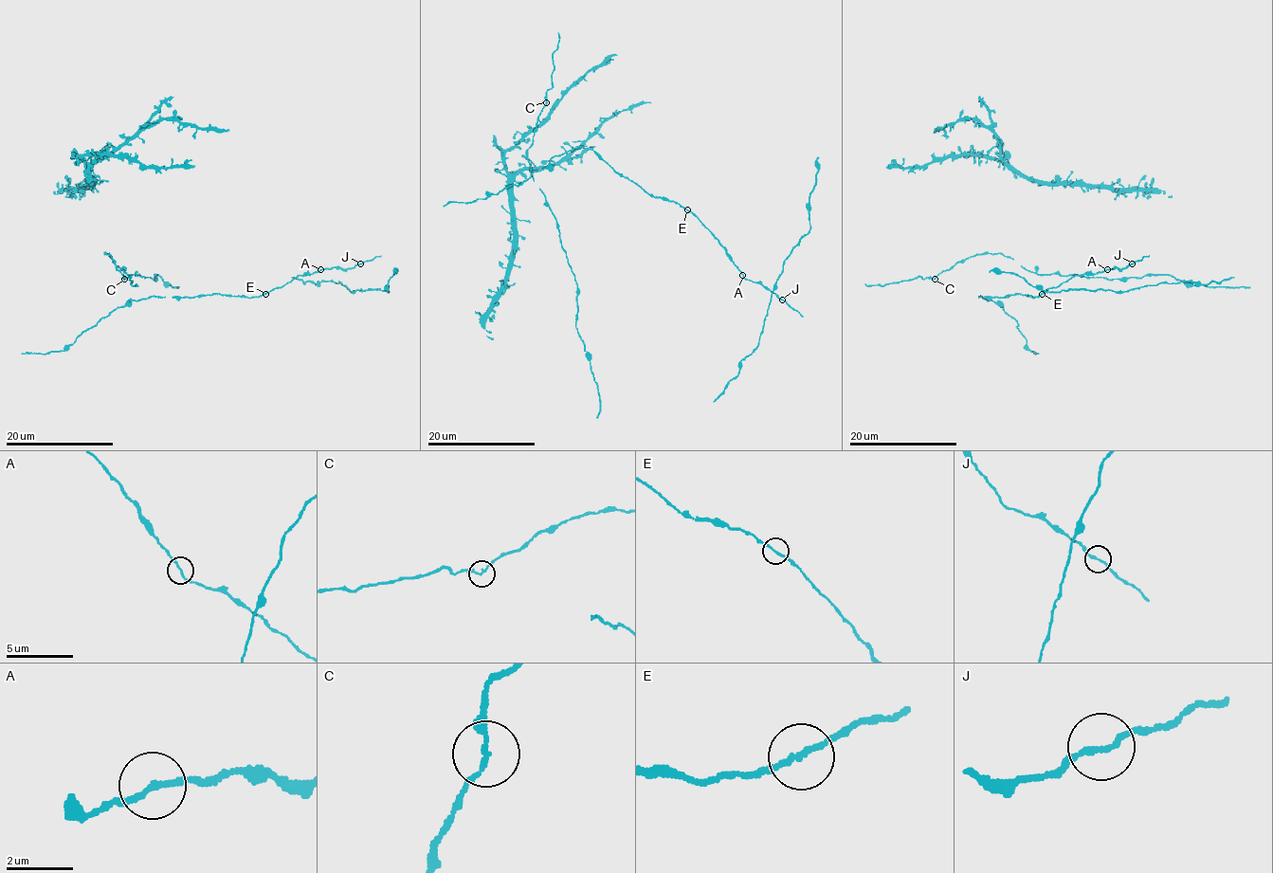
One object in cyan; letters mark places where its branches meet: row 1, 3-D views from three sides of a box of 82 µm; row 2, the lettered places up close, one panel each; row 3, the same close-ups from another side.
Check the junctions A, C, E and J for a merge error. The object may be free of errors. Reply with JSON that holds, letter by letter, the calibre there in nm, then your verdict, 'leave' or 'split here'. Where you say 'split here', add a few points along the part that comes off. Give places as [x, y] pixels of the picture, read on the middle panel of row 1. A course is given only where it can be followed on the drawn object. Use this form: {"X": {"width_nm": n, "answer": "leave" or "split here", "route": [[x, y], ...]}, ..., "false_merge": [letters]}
{"A": {"width_nm": 140, "answer": "leave"}, "C": {"width_nm": 160, "answer": "leave"}, "E": {"width_nm": 150, "answer": "leave"}, "J": {"width_nm": 160, "answer": "leave"}, "false_merge": []}

